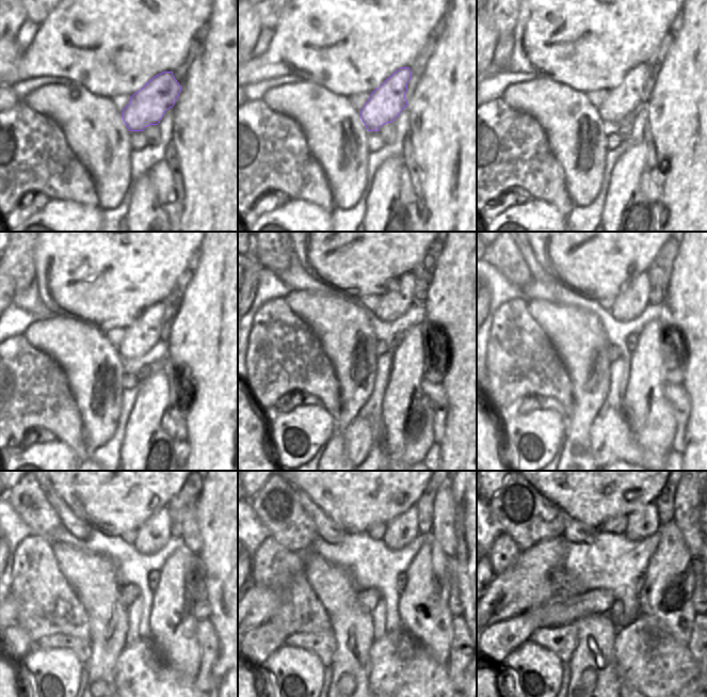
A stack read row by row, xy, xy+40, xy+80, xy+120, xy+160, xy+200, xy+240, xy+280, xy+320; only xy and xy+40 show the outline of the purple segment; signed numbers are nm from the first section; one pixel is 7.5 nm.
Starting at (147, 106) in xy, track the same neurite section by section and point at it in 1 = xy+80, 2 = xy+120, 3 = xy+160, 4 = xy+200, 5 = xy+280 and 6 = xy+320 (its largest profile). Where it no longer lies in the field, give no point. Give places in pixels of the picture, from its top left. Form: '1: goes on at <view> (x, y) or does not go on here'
1: goes on at xy+80 (624, 100)
2: goes on at xy+120 (146, 332)
3: goes on at xy+160 (397, 299)
4: goes on at xy+200 (630, 303)
5: goes on at xy+280 (400, 531)
6: goes on at xy+320 (644, 522)

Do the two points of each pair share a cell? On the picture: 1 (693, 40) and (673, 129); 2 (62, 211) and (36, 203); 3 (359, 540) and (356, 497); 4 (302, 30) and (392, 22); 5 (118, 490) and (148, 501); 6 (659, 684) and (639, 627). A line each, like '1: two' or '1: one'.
1: one
2: two
3: two
4: one
5: one
6: one

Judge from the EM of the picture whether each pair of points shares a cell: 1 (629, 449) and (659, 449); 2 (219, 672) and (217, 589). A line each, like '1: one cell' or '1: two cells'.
1: two cells
2: one cell

